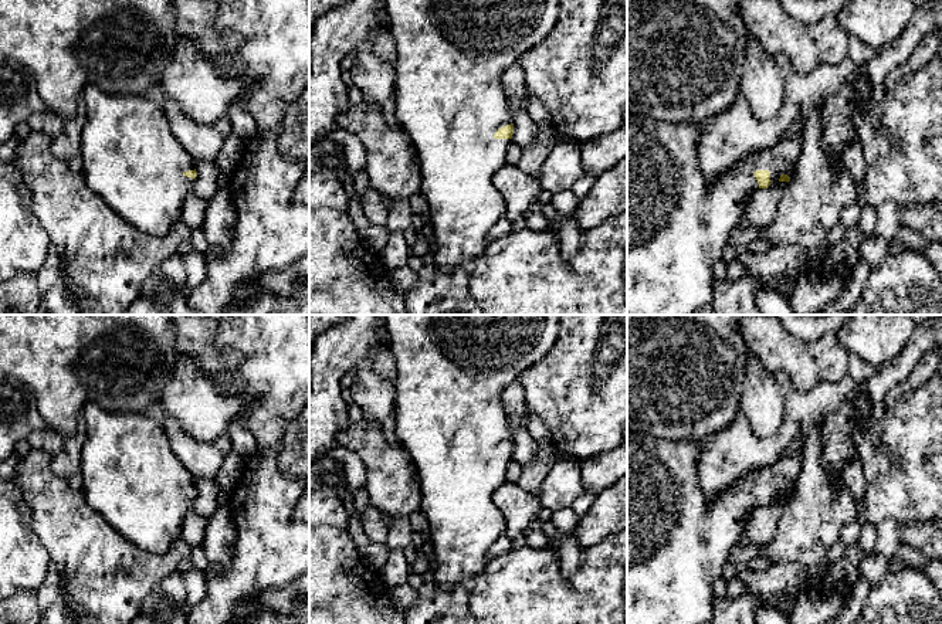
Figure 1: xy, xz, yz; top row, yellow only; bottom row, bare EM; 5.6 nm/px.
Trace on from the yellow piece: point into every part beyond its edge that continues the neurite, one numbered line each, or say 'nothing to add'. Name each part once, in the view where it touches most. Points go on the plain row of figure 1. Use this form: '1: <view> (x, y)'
1: yz (678, 539)

